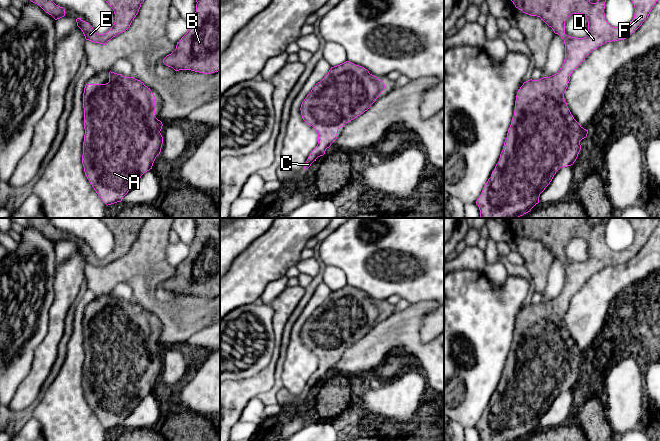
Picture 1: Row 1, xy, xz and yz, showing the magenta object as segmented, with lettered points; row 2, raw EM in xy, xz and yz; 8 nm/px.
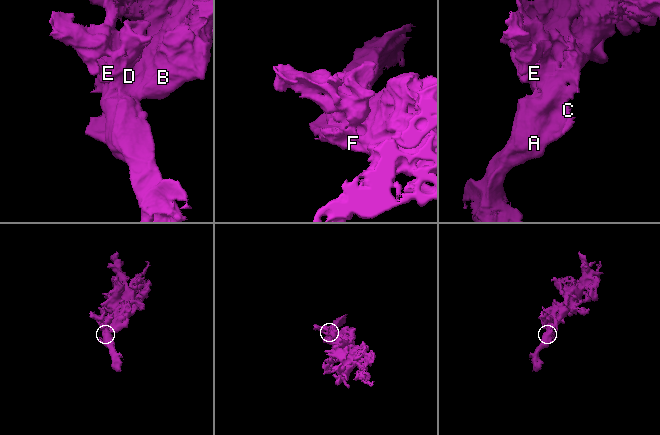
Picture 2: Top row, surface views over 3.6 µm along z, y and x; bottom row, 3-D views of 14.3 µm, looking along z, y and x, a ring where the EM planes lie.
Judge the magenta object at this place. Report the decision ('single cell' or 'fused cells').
single cell

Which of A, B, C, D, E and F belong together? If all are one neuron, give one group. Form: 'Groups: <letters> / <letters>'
Groups: A B C D E F

